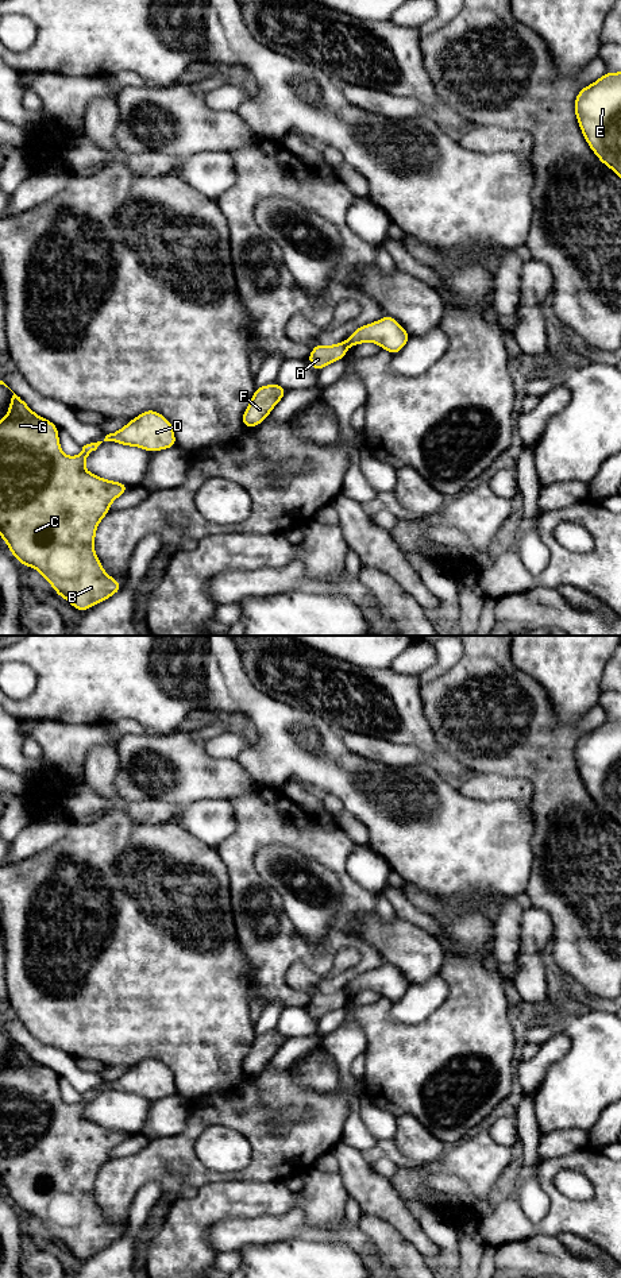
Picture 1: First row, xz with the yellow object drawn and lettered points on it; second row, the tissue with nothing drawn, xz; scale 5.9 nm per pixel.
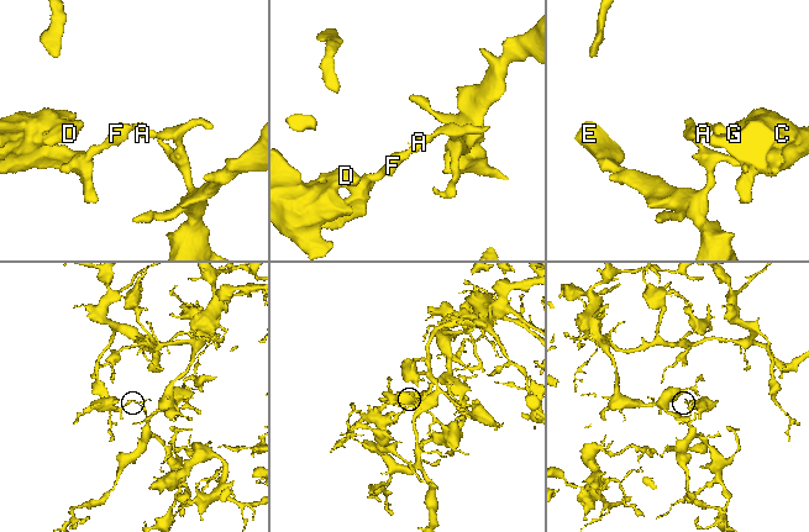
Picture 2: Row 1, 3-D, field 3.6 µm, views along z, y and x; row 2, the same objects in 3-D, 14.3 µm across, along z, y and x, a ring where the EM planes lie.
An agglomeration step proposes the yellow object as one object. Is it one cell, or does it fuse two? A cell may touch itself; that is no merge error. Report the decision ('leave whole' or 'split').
split

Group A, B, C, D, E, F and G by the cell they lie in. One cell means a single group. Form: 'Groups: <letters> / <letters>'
Groups: A B C D F G / E

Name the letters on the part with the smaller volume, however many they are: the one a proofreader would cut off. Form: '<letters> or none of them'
A, B, C, D, F, G

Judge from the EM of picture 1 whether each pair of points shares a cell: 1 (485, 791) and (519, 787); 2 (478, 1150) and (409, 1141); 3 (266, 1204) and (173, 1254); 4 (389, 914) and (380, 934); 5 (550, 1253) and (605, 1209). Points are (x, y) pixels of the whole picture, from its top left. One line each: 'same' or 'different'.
1: same
2: different
3: same
4: different
5: different

